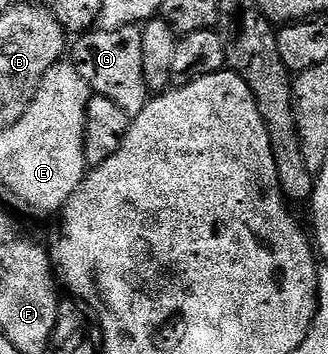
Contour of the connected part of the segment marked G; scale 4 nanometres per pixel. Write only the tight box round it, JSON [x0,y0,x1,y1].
[69,25,149,116]

